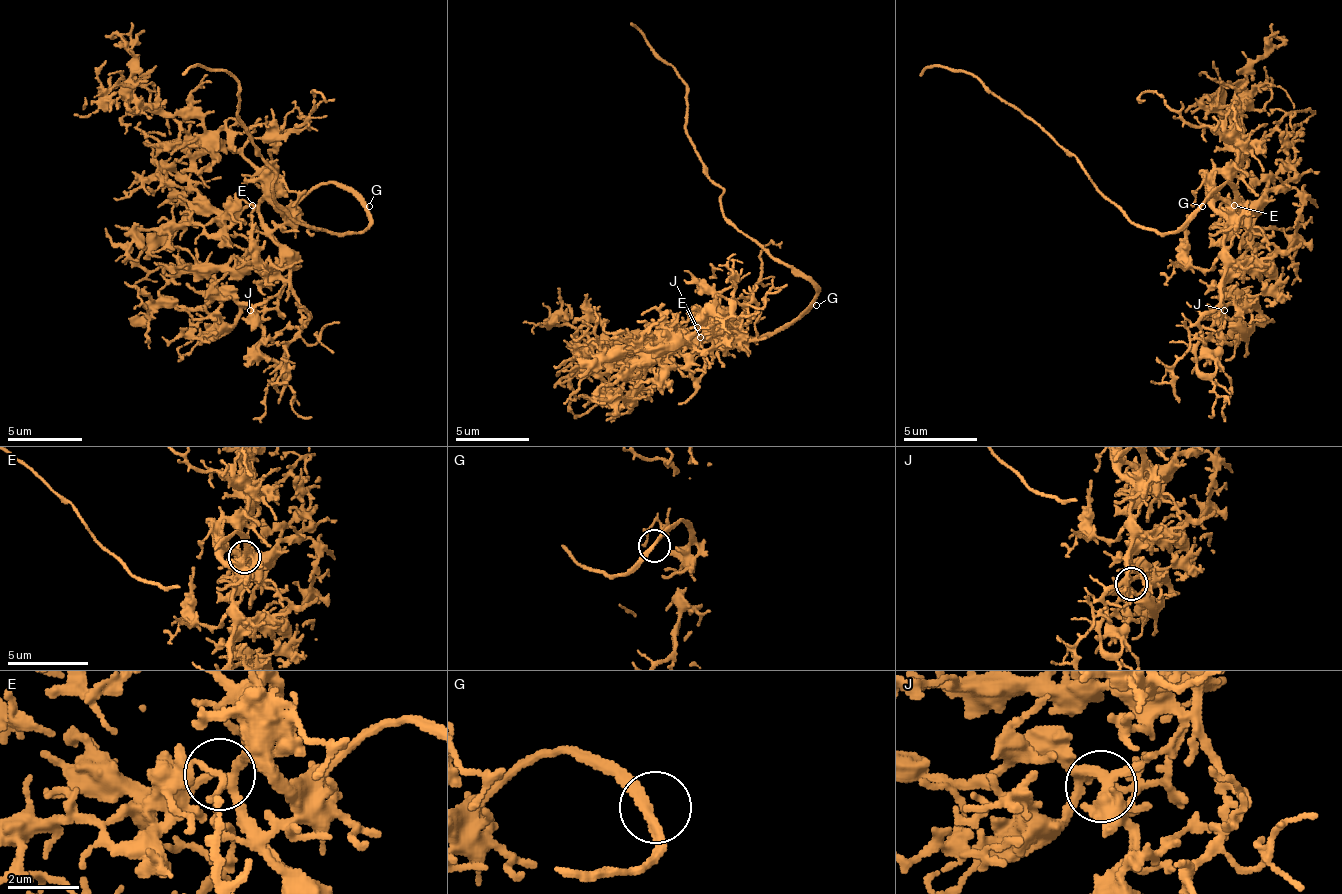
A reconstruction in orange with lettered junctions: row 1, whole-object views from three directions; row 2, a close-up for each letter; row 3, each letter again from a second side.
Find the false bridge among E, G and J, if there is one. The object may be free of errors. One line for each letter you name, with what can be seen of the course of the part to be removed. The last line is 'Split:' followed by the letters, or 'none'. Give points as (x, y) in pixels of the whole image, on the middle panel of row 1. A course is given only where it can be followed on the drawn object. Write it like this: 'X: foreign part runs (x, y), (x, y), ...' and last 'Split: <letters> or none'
Split: none

